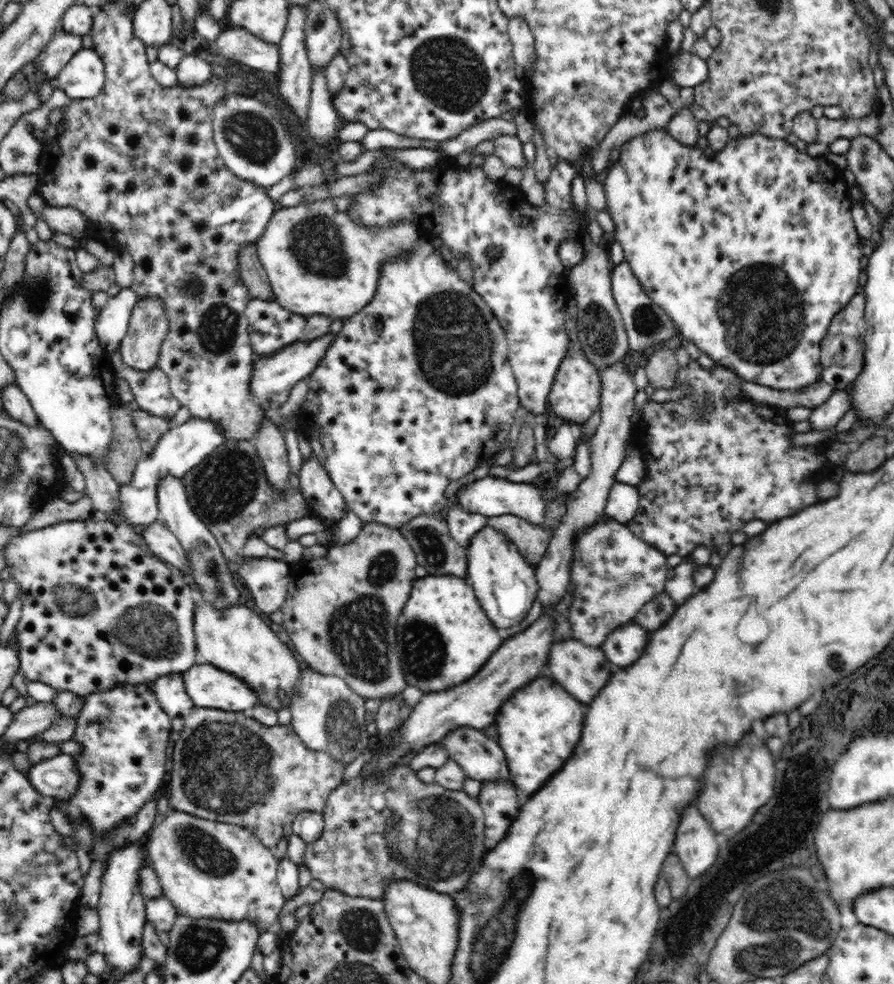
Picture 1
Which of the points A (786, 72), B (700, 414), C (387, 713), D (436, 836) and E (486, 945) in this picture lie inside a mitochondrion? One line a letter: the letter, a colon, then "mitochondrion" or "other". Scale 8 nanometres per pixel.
A: other
B: mitochondrion
C: mitochondrion
D: mitochondrion
E: mitochondrion

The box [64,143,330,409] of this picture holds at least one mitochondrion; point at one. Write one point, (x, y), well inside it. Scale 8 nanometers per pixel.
(220, 329)

